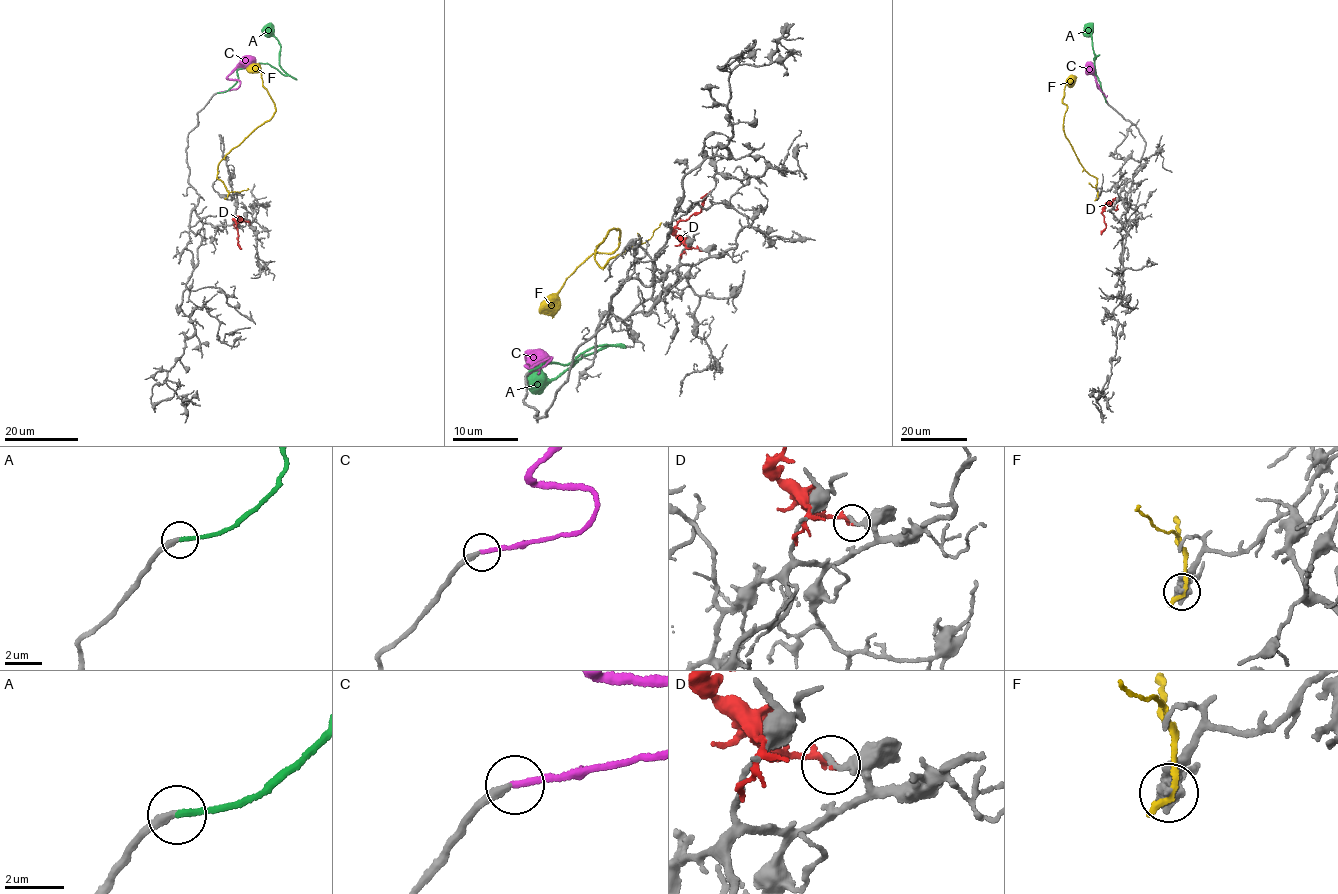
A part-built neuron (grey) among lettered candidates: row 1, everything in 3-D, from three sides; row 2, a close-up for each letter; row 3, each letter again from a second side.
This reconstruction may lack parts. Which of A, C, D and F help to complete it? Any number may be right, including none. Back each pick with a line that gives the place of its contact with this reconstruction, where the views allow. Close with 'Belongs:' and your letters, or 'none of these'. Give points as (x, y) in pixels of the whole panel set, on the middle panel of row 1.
C: (529, 372)
Belongs: C

